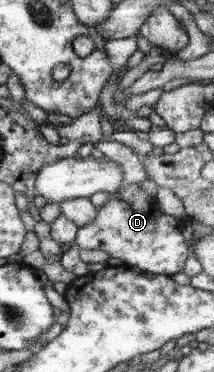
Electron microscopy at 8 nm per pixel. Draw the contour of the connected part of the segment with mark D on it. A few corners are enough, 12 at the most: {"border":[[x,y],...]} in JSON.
{"border":[[139,183],[110,195],[79,248],[143,272],[183,272],[187,219]]}

